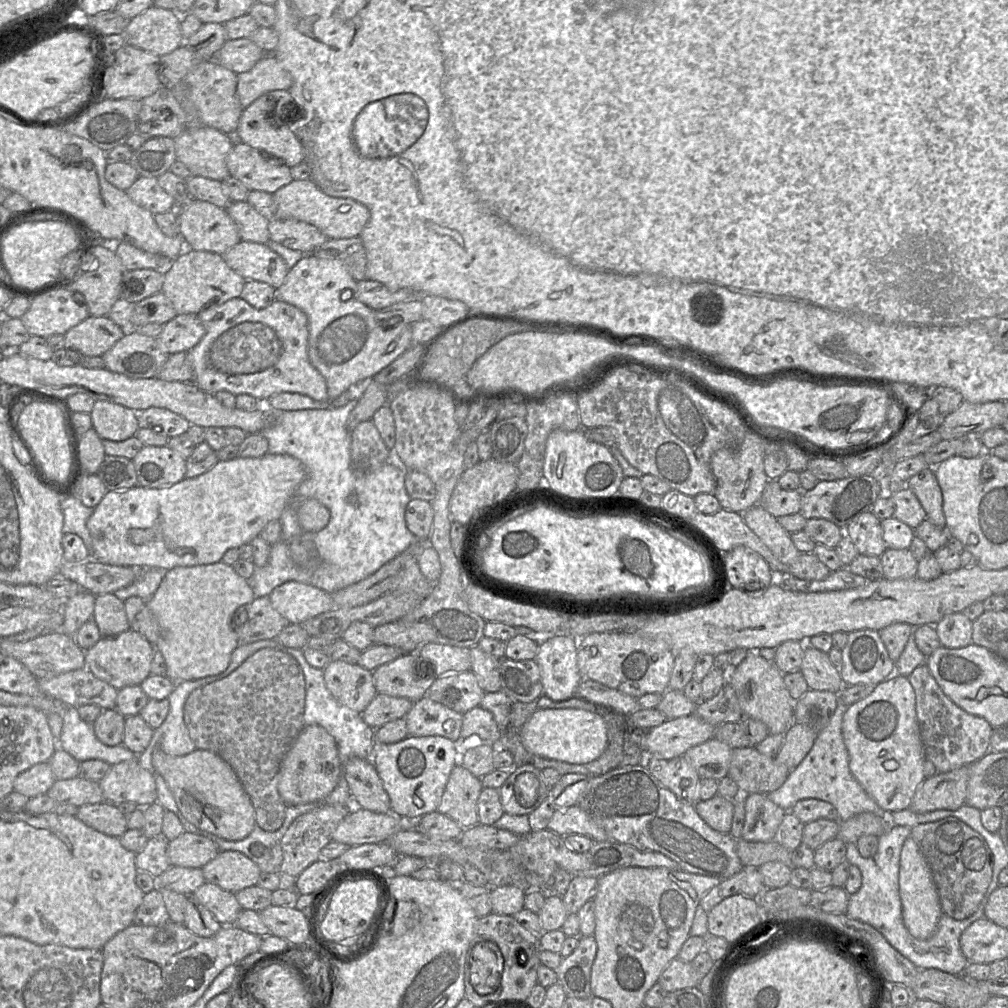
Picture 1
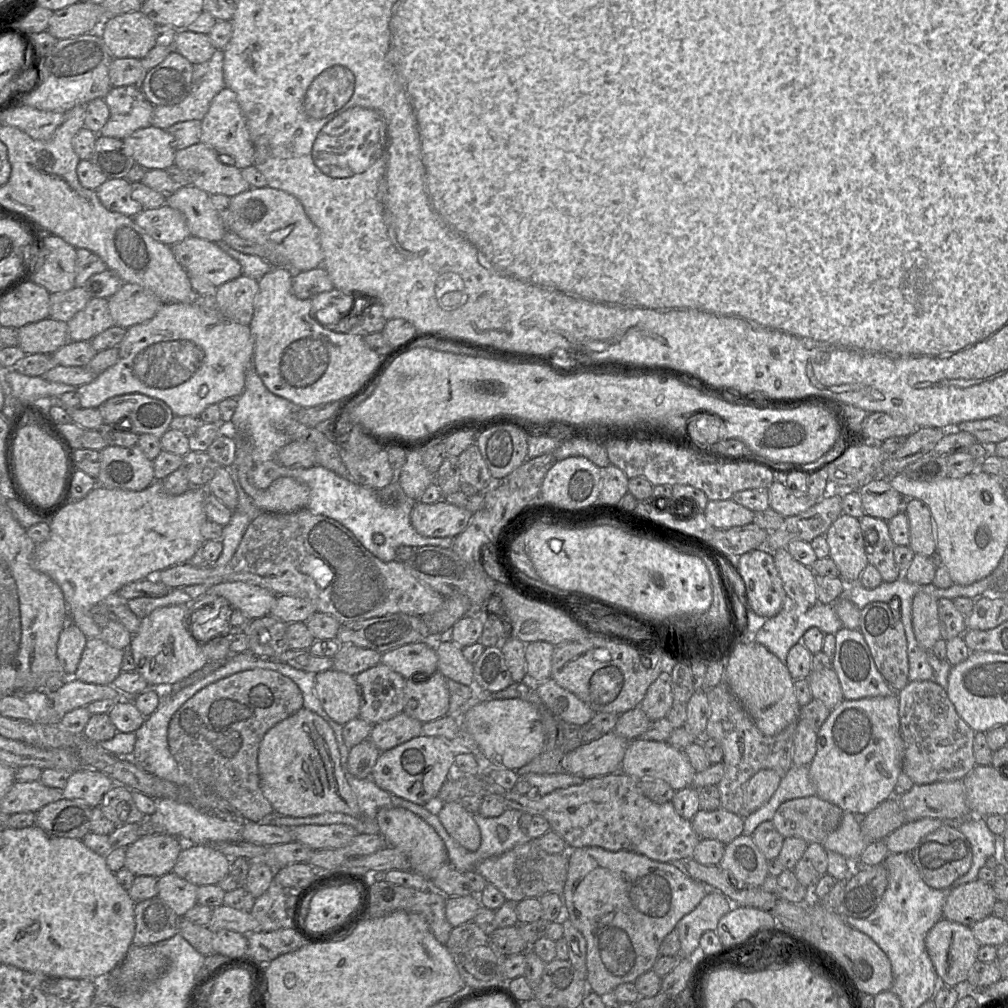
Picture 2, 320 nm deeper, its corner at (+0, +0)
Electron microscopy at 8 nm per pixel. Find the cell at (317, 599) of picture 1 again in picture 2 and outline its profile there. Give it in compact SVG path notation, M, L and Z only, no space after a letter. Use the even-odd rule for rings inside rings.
M224 582L209 587L206 594L225 598L230 605L249 619L270 615L276 595L269 590L244 583Z

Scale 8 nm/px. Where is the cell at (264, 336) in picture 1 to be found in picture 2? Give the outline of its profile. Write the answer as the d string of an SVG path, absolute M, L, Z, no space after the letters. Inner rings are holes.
M188 302L188 303L163 303L162 306L157 311L157 313L150 320L127 328L126 334L125 334L123 340L118 344L117 347L119 349L119 359L116 362L116 364L114 364L110 368L106 369L105 371L101 372L100 374L98 374L97 377L92 382L82 385L80 387L77 387L76 394L78 395L78 397L80 399L80 407L81 408L98 408L102 403L104 403L106 400L108 400L112 397L124 395L124 394L139 393L139 394L143 394L143 395L146 395L146 396L149 396L152 398L156 398L156 399L159 399L159 400L165 402L169 406L169 408L171 409L171 411L173 412L173 414L175 416L199 417L199 415L203 412L203 410L206 407L208 407L209 405L218 404L219 402L221 402L222 400L224 400L226 398L237 398L243 392L244 386L245 386L246 370L248 369L249 366L251 366L253 364L255 343L254 343L254 338L251 333L251 329L250 329L249 325L238 324L230 319L227 319L219 312L219 310L217 309L217 304L216 304L216 308L214 308L214 309L205 309L199 305L196 305L193 302Z

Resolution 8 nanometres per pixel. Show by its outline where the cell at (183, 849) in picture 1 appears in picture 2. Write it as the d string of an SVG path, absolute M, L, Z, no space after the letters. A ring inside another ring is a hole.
M165 833L141 836L125 848L125 868L135 876L155 876L170 873L184 843Z

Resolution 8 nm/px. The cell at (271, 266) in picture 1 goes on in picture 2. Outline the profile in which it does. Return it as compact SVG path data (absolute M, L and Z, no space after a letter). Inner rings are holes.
M190 235L171 248L189 275L202 277L216 288L242 275L240 263L215 242Z

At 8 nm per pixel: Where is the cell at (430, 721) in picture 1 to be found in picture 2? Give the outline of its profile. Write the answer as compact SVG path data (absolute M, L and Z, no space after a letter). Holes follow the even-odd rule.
M402 712L374 724L368 739L383 752L421 735L422 725L419 720Z

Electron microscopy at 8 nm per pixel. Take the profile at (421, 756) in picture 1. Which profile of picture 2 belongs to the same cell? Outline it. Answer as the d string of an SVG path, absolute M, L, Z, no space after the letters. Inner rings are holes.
M419 735L389 750L380 752L370 778L381 789L419 805L437 805L437 795L444 782L453 774L455 754L442 738Z

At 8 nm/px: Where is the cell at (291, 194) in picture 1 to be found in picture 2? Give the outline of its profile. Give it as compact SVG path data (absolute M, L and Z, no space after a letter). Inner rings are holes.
M266 186L250 188L230 198L227 230L267 249L268 262L273 267L286 267L292 272L303 272L316 269L323 264L324 255L319 231L295 196Z

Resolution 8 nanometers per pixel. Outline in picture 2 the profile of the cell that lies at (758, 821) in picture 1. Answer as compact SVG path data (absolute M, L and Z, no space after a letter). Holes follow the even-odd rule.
M589 846L569 849L568 851L568 871L563 889L565 906L568 917L573 925L584 936L586 948L586 980L588 990L593 991L602 997L611 997L614 989L623 983L634 982L639 976L652 969L655 961L659 957L659 947L664 937L670 933L676 924L688 913L696 908L710 889L703 883L691 878L677 863L665 863L652 860L645 855L635 852L619 850L609 851L601 847Z

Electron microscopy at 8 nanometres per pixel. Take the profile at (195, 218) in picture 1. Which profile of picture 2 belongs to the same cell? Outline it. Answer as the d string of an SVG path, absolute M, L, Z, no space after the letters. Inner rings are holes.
M166 204L159 208L142 210L133 218L152 238L168 246L191 235L185 216Z

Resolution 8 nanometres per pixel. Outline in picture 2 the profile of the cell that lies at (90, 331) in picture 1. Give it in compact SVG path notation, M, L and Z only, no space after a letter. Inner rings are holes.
M51 317L18 328L18 347L27 354L52 355L71 342L67 322Z

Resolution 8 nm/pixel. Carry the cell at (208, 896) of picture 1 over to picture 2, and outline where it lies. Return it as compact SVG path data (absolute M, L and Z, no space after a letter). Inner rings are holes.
M170 872L158 878L158 897L169 905L179 916L183 916L197 904L199 886Z

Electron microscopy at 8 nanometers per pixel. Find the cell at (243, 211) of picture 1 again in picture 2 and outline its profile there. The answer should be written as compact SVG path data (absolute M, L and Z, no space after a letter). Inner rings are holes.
M195 186L179 187L166 198L166 205L185 216L191 236L210 242L222 241L226 228L207 192Z

